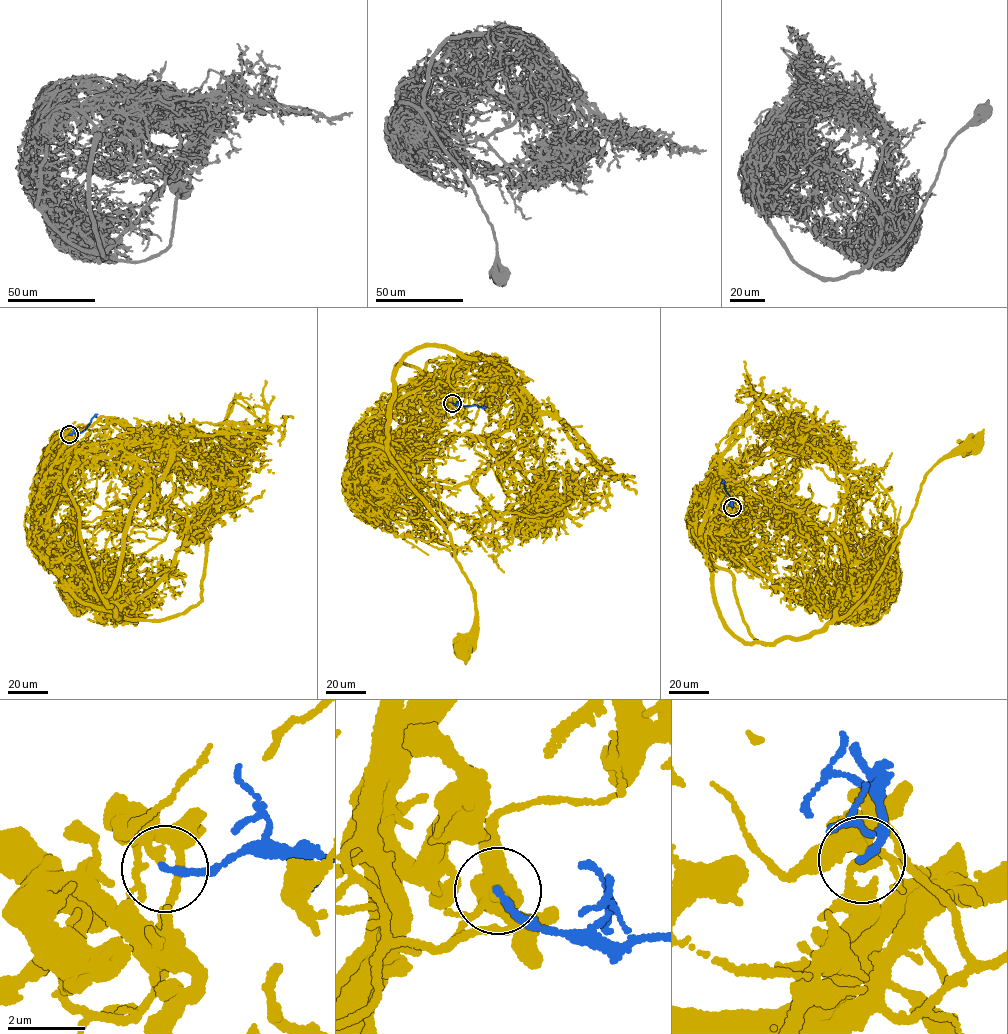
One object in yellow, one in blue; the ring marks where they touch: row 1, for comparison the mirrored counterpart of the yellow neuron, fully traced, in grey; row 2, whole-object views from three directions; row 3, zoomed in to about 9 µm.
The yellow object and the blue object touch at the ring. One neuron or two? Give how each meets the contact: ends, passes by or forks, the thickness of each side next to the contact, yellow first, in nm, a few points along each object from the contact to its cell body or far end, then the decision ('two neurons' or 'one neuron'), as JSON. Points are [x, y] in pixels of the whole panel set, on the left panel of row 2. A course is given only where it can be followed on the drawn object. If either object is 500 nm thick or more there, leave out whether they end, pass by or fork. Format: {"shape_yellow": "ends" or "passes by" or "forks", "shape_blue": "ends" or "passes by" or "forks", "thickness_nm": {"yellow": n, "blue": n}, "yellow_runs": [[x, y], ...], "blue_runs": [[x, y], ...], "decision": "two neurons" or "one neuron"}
{"shape_yellow": "passes by", "shape_blue": "ends", "thickness_nm": {"yellow": 200, "blue": 170}, "yellow_runs": [[69, 433], [47, 556], [79, 599], [130, 620], [179, 615], [201, 600], [208, 542], [196, 535]], "blue_runs": [[69, 434], [84, 430], [95, 416]], "decision": "two neurons"}

